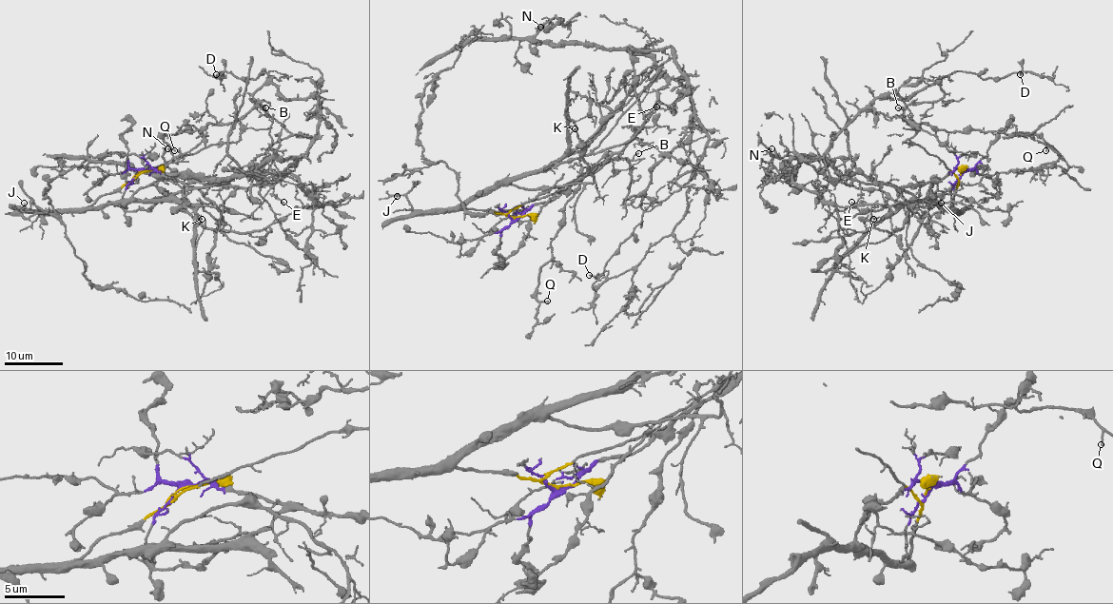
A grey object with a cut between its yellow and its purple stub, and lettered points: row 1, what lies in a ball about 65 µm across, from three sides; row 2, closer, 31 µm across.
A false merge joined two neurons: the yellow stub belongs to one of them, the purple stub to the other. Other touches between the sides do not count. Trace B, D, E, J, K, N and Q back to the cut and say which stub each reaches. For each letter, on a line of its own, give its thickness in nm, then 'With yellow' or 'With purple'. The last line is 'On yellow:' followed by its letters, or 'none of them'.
B: Thickness 120 nm. With purple
D: Thickness 100 nm. With purple
E: Thickness 100 nm. With purple
J: Thickness 120 nm. With yellow
K: Thickness 90 nm. With yellow
N: Thickness 120 nm. With purple
Q: Thickness 130 nm. With purple
On yellow: J, K

